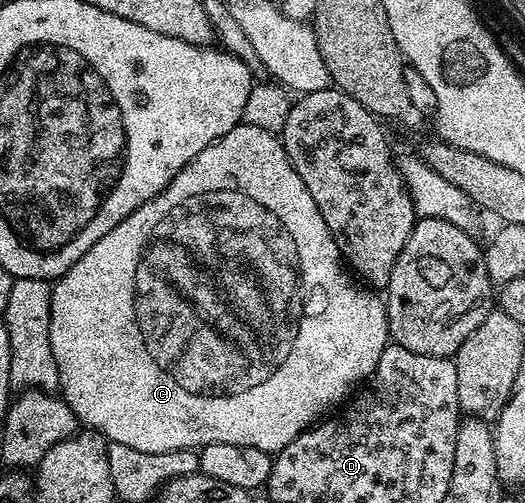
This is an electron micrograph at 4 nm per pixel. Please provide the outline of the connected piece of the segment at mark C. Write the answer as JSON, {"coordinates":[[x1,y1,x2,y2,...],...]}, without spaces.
{"coordinates":[[239,123,232,131,228,131,228,135,224,135,208,147,204,147,204,151,200,151,200,155,196,155,196,159,192,159,192,163,188,163,174,176,172,183,168,183,168,187,163,193,156,195,136,211,132,211,132,215,128,215,128,219,116,223,116,227,112,227,112,231,108,231,108,235,104,235,104,239,92,243,92,247,88,247,88,251,84,251,84,255,80,255,80,259,76,259,76,263,72,263,70,270,63,277,57,278,52,286,50,337,52,355,55,356,56,367,59,371,62,400,77,415,83,426,101,433,107,442,124,443,124,447,136,447,136,451,152,451,153,453,180,451,181,449,198,451,201,450,202,446,212,443,232,443,240,447,259,449,265,453,276,455,281,449,288,447,288,443,292,443,292,439,296,439,306,432,319,419,325,418,335,407,341,406,363,382,369,379,380,363,380,355,391,340,385,300,377,292,359,284,348,272,342,252,336,247,336,239,332,239,332,231,328,231,328,223,324,223,324,215,320,215,320,207,316,207,316,199,312,199,312,195,308,195,308,187,304,187,304,179,300,179,300,175,296,175,281,140,275,134,260,131,260,127,252,127,245,123]]}

